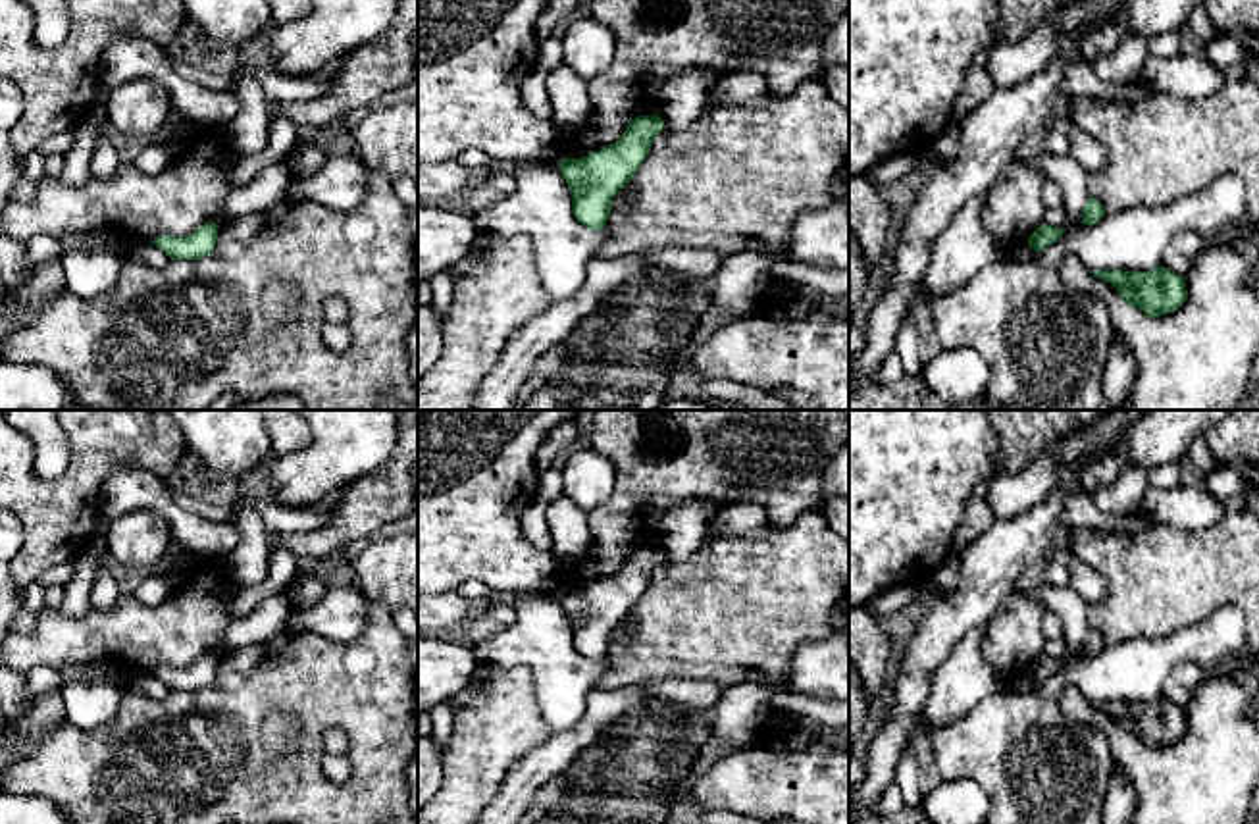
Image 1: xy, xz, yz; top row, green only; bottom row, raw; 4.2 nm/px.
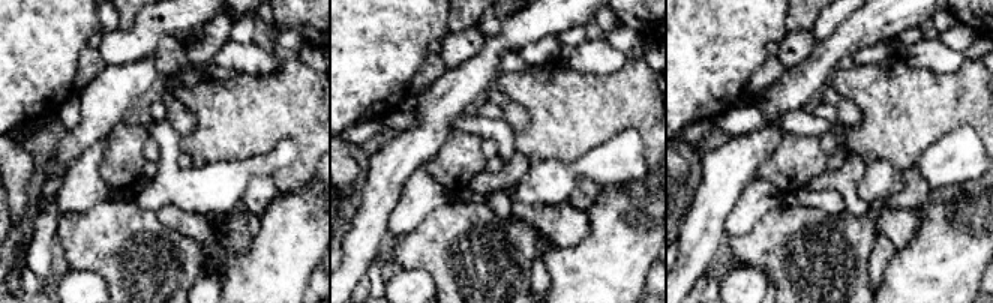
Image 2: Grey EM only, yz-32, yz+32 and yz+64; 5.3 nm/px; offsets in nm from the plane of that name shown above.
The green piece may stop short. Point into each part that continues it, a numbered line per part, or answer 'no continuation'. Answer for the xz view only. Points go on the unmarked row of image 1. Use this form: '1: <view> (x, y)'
no continuation

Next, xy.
no continuation

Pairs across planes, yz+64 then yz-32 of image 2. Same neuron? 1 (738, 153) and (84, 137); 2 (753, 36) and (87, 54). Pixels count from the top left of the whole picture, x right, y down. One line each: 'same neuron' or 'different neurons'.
1: same neuron
2: different neurons

